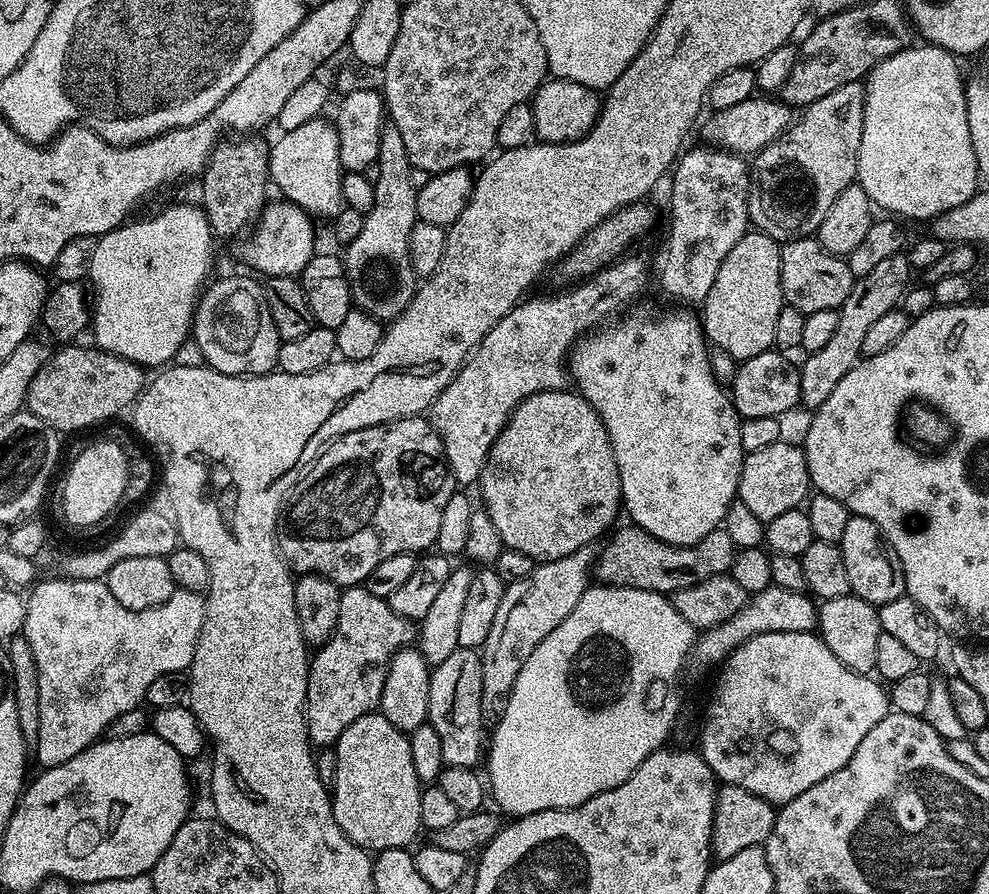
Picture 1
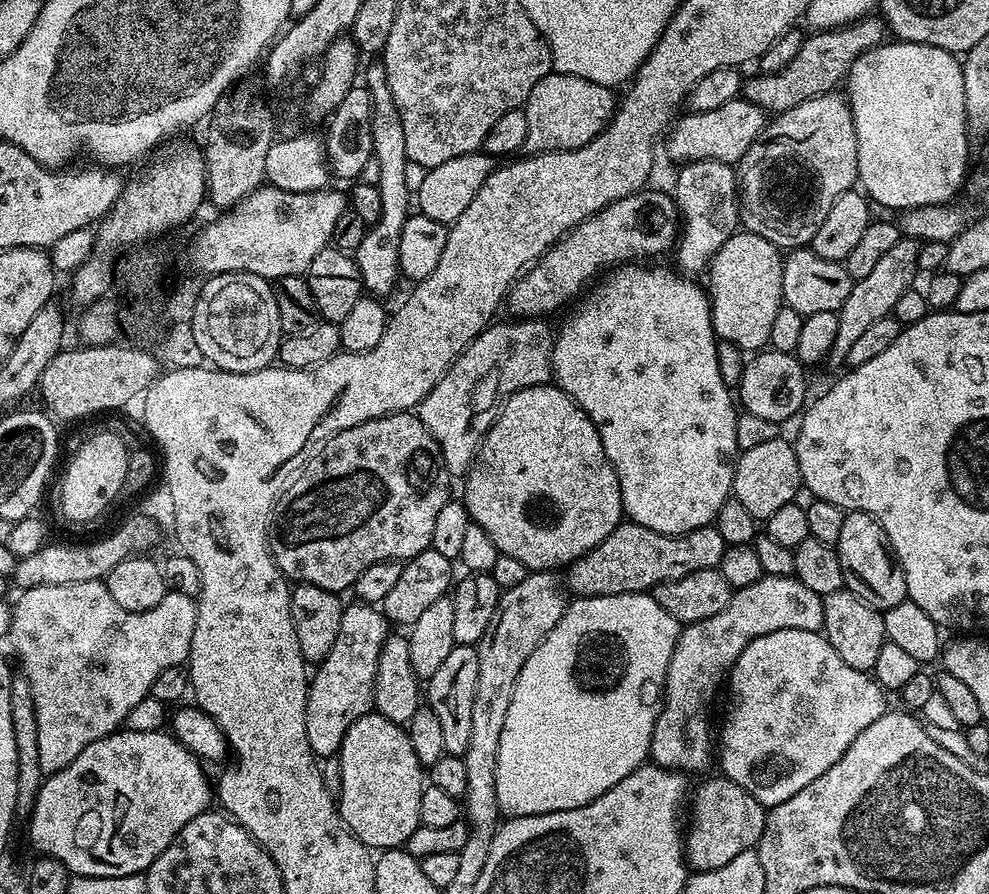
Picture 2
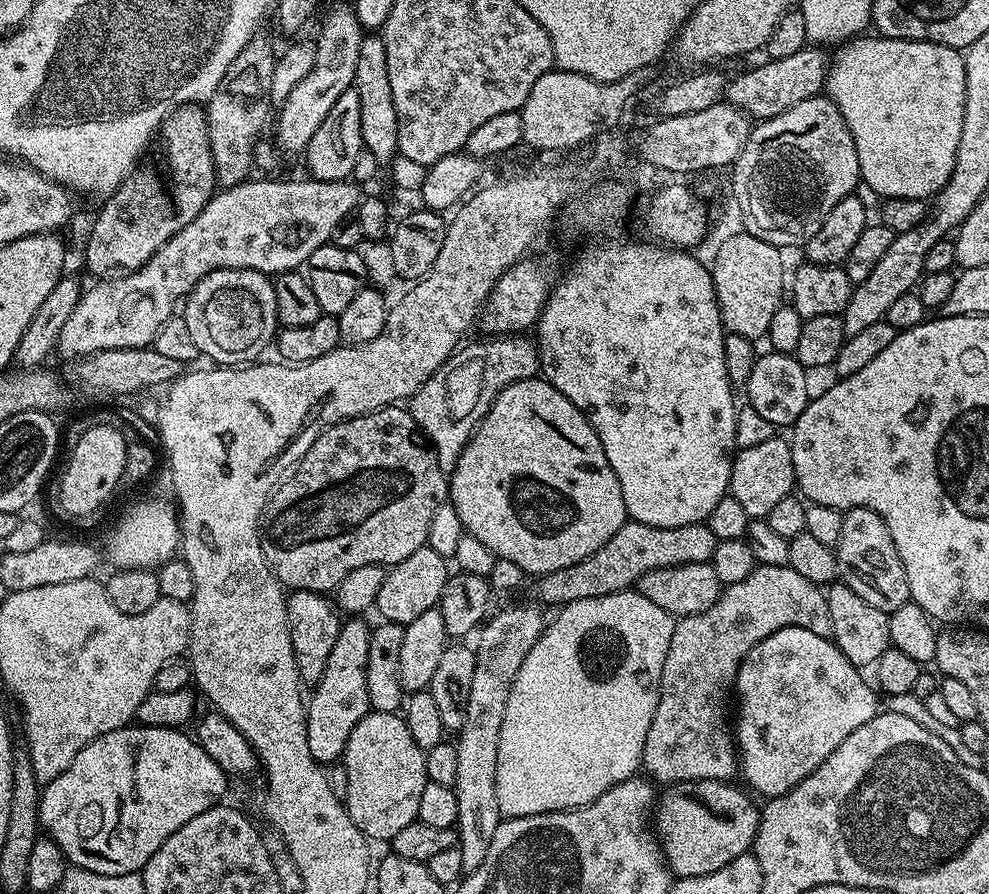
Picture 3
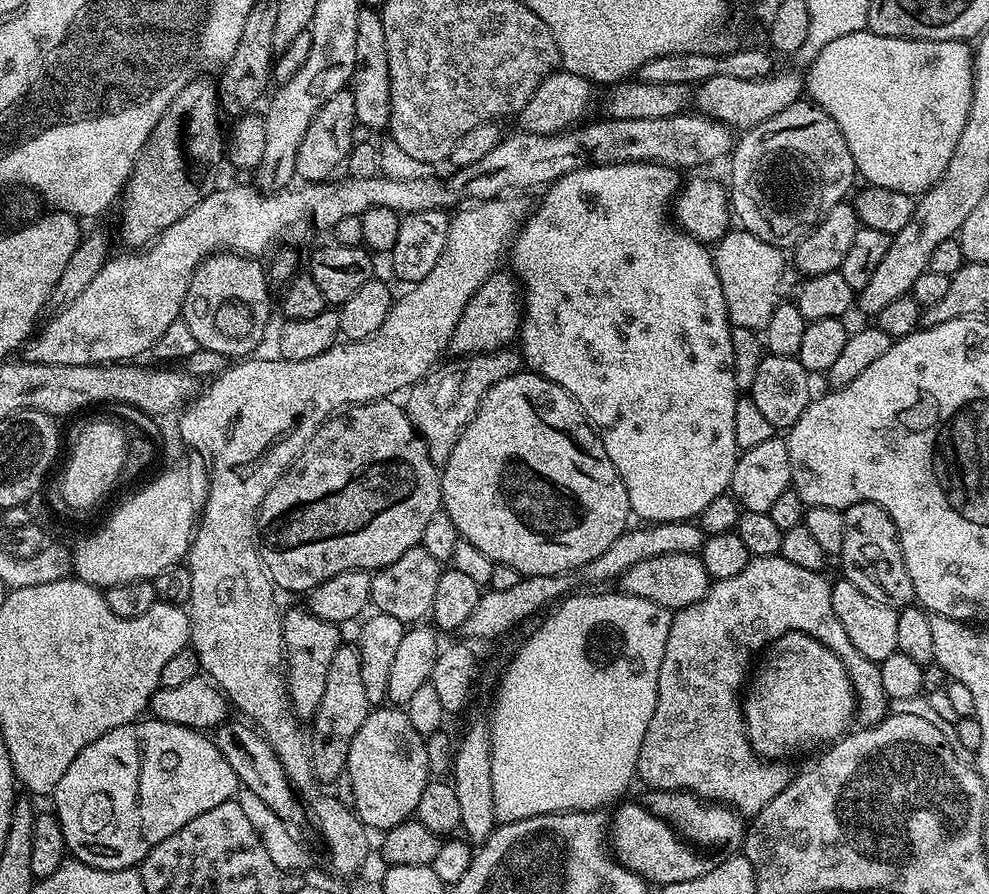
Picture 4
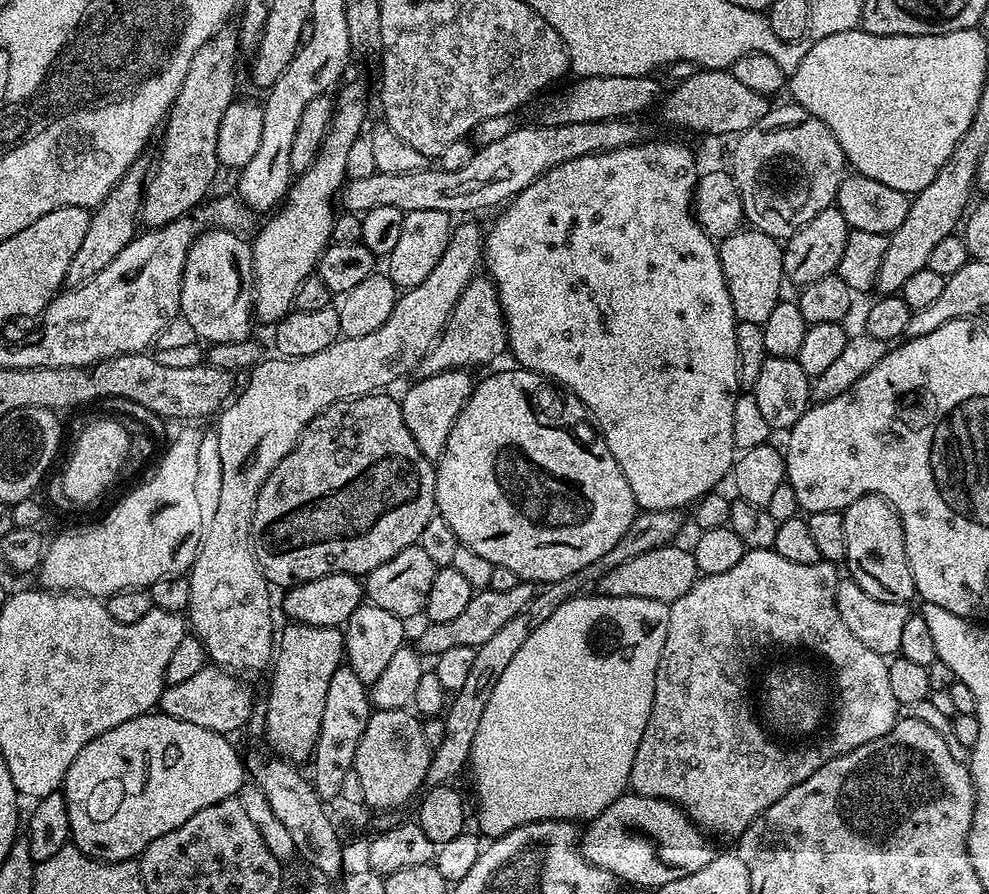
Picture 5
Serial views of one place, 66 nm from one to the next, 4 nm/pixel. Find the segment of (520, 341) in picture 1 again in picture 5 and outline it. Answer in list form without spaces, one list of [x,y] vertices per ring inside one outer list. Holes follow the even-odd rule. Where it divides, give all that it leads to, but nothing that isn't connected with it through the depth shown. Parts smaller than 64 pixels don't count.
[[[455,368],[449,372],[439,372],[433,376],[420,376],[417,384],[412,384],[399,397],[402,418],[406,422],[406,430],[410,430],[410,438],[418,442],[418,450],[430,461],[437,461],[444,453],[446,438],[450,438],[450,430],[462,414],[466,402],[474,387],[474,376],[471,371]]]

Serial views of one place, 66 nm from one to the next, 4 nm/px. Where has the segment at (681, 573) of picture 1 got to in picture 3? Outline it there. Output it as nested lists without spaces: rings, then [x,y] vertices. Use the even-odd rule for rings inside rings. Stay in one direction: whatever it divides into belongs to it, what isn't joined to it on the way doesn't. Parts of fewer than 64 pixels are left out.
[[[629,518],[616,531],[614,538],[602,542],[602,546],[598,546],[594,554],[582,558],[582,562],[574,562],[574,566],[562,566],[562,570],[554,570],[539,577],[535,581],[535,599],[563,606],[570,602],[578,602],[582,598],[602,598],[606,594],[626,592],[639,582],[642,574],[650,574],[650,570],[662,570],[666,566],[709,563],[716,549],[716,541],[706,522],[663,528]]]

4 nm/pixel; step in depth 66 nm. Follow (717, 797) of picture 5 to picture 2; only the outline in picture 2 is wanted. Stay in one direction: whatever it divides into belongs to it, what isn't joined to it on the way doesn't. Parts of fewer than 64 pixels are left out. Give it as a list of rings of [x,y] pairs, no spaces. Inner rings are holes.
[[[795,575],[763,576],[754,586],[746,586],[733,591],[726,610],[714,614],[714,618],[702,618],[693,624],[685,624],[680,629],[680,637],[674,646],[674,654],[670,654],[670,666],[666,670],[666,682],[662,693],[660,713],[654,722],[652,735],[652,751],[650,760],[662,768],[675,768],[685,774],[693,774],[714,760],[714,728],[708,725],[708,711],[712,708],[712,699],[716,691],[721,691],[727,681],[734,662],[754,638],[762,638],[762,634],[774,634],[774,630],[783,628],[808,628],[812,632],[820,632],[824,627],[824,597],[814,594]]]

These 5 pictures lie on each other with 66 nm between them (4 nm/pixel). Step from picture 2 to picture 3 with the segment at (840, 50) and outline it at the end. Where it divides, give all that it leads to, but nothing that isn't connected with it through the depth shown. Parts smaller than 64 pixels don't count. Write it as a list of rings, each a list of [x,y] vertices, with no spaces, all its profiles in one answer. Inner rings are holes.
[[[805,46],[798,54],[789,54],[787,58],[765,59],[764,64],[752,68],[749,72],[740,72],[729,79],[726,89],[727,103],[742,110],[753,121],[769,120],[798,102],[806,102],[812,96],[821,95],[828,78],[830,56],[823,47]]]

